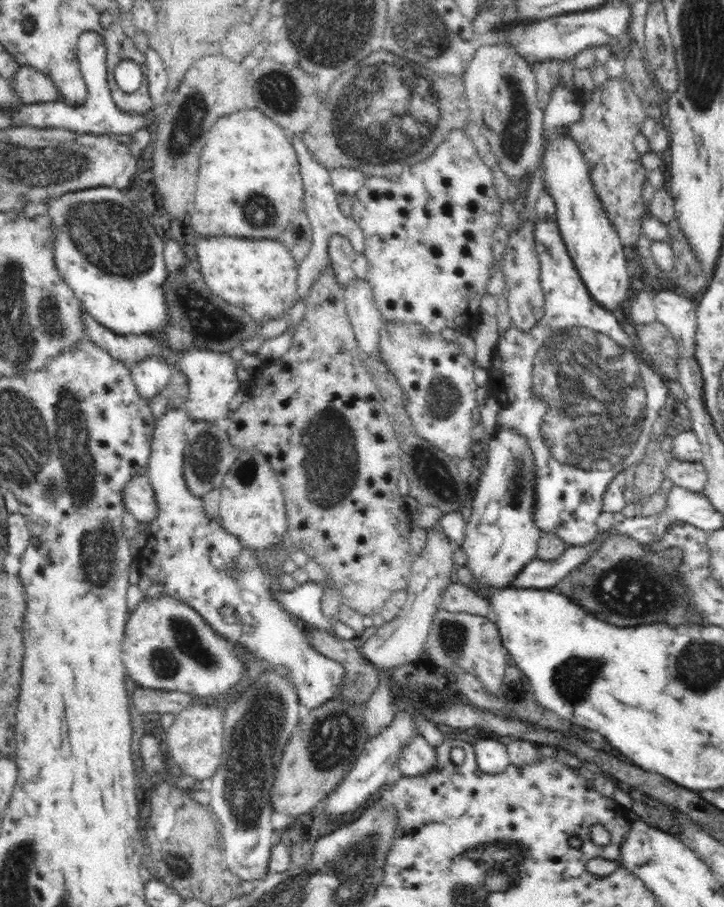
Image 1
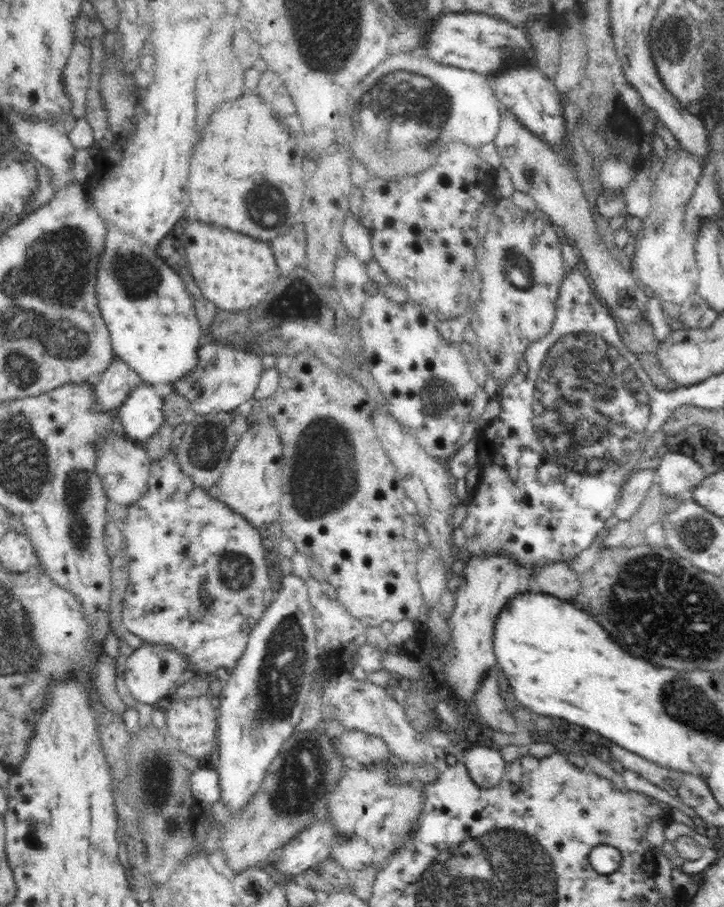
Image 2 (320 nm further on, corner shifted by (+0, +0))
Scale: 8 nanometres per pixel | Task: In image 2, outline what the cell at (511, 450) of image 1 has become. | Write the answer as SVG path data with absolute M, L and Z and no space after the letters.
M501 550L496 554L470 556L467 565L458 565L456 578L452 583L456 598L455 606L447 618L452 648L439 655L435 664L440 670L440 675L444 676L446 684L450 686L450 690L444 692L454 702L460 700L462 704L473 704L476 690L482 686L482 678L488 670L497 667L497 658L494 655L494 629L498 614L501 614L502 608L515 595L534 588L532 571L532 566L517 564Z

